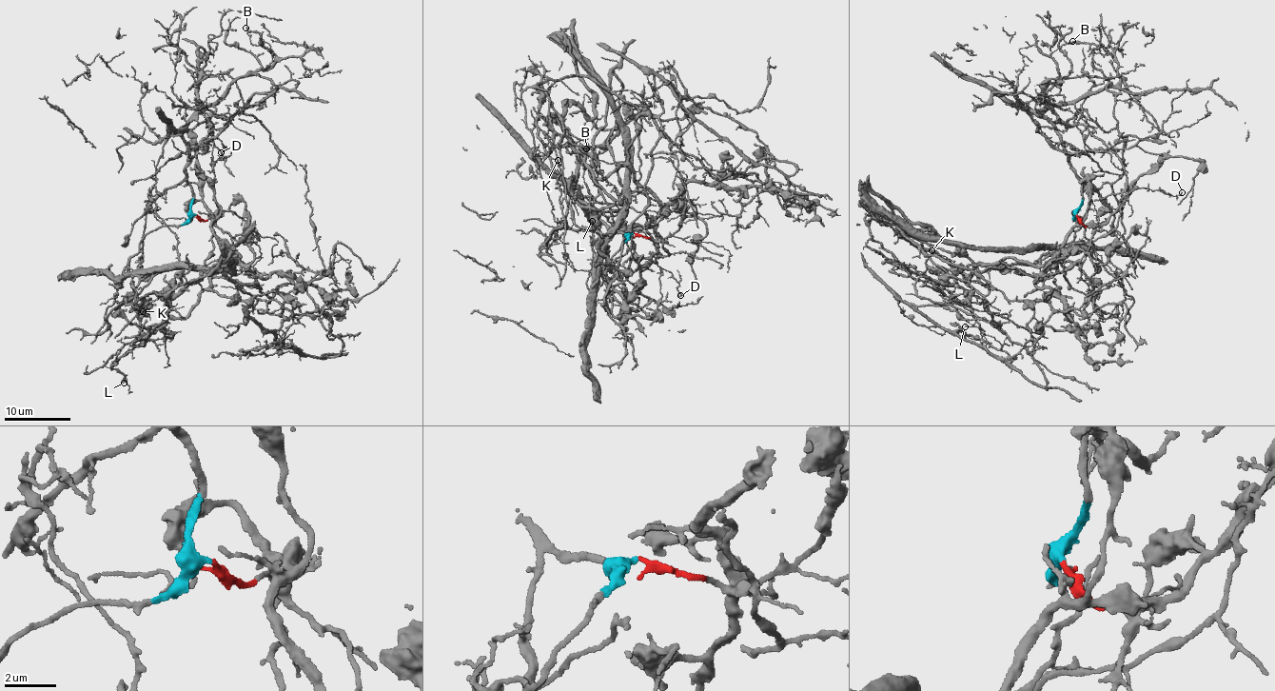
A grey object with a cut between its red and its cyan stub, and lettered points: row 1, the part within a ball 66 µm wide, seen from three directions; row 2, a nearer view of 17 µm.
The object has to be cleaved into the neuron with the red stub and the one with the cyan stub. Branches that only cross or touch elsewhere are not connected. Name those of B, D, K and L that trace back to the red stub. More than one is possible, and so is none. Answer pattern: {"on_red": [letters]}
{"on_red": ["D", "K", "L"]}

